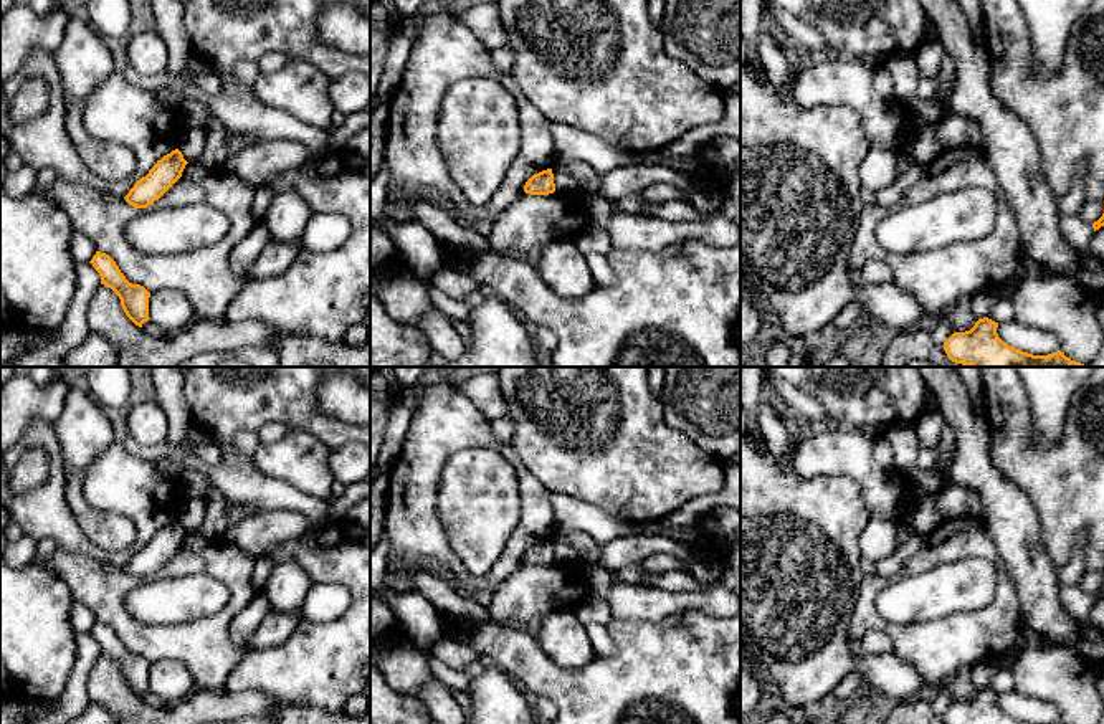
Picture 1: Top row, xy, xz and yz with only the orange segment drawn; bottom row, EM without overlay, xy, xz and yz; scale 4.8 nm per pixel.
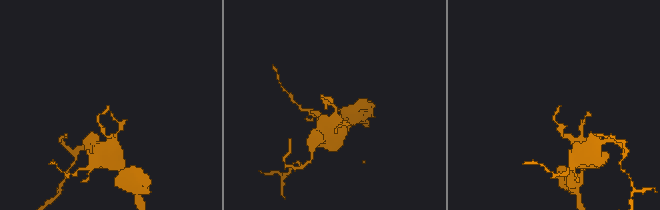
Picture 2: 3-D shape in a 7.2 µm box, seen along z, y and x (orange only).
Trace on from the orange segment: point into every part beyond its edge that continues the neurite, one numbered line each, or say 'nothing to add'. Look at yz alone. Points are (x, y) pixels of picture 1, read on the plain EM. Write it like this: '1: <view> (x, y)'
nothing to add

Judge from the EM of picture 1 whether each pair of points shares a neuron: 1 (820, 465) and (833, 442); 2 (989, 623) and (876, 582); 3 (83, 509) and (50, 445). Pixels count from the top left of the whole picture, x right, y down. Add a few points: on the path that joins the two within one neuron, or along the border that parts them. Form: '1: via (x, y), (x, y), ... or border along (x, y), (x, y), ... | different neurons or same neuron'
1: via (820, 460), (833, 447) | same neuron
2: via (952, 635), (899, 635), (876, 619) | same neuron
3: border along (55, 435), (63, 460), (65, 500), (71, 511) | different neurons

